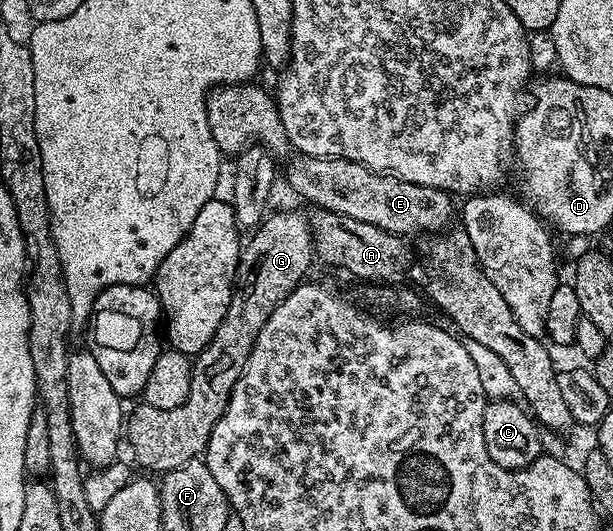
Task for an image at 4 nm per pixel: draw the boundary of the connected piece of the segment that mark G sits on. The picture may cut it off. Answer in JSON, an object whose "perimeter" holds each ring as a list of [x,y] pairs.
{"perimeter":[[[271,211],[266,219],[249,233],[250,241],[241,245],[238,253],[238,271],[236,273],[236,287],[232,298],[228,302],[228,310],[224,314],[224,318],[220,322],[220,326],[216,326],[216,334],[212,338],[212,342],[205,348],[203,352],[198,353],[192,360],[192,386],[188,390],[188,398],[184,402],[184,406],[176,406],[176,410],[156,410],[156,406],[148,406],[146,403],[139,403],[139,408],[134,413],[129,413],[128,419],[124,424],[124,436],[128,441],[130,440],[130,448],[134,451],[133,463],[139,464],[142,468],[151,468],[155,474],[164,472],[171,472],[176,466],[184,466],[184,462],[189,460],[199,459],[205,453],[208,446],[208,438],[212,434],[212,426],[216,426],[216,422],[220,422],[220,418],[224,414],[224,410],[228,406],[228,398],[232,394],[232,390],[236,386],[236,382],[240,378],[240,374],[244,370],[244,366],[248,362],[248,354],[252,354],[252,346],[256,342],[256,338],[260,338],[260,330],[264,330],[264,322],[268,322],[268,318],[272,314],[272,310],[276,306],[280,306],[280,302],[284,302],[284,298],[288,298],[288,294],[292,294],[292,290],[297,288],[299,284],[307,279],[306,271],[310,268],[310,263],[315,263],[316,257],[314,254],[314,232],[310,228],[309,215],[302,212],[274,212]]]}

